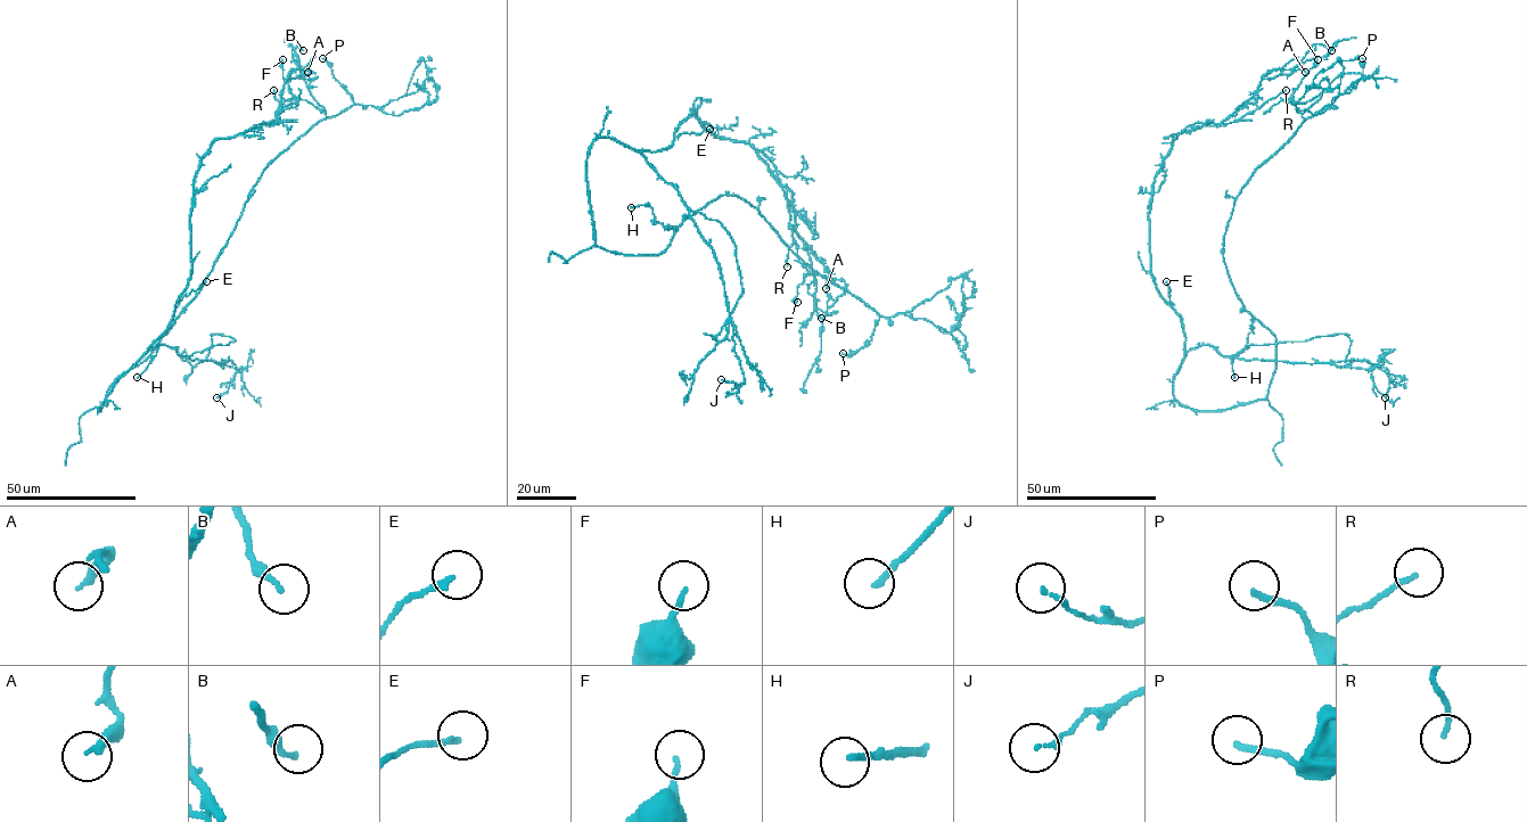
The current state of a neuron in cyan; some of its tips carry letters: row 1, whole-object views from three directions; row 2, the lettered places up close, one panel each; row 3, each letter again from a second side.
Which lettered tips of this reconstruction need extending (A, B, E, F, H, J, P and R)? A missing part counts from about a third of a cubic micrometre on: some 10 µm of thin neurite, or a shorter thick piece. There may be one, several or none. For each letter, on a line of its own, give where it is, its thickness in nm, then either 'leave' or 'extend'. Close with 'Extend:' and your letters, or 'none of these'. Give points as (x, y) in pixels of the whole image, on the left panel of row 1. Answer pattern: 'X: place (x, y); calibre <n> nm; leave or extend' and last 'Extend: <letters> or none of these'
A: place (308, 72); calibre 240 nm; leave
B: place (303, 50); calibre 180 nm; leave
E: place (206, 281); calibre 170 nm; leave
F: place (282, 59); calibre 140 nm; leave
H: place (137, 377); calibre 180 nm; leave
J: place (216, 397); calibre 160 nm; leave
P: place (322, 58); calibre 180 nm; leave
R: place (273, 90); calibre 140 nm; leave
Extend: none of these

